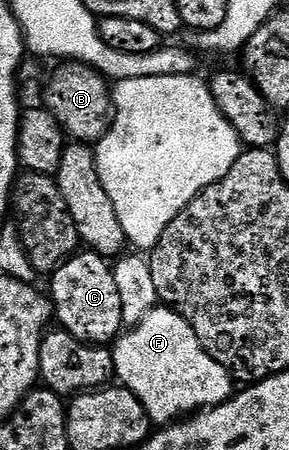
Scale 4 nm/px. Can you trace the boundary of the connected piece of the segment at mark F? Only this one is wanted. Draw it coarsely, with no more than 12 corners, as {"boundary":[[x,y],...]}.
{"boundary":[[157,307],[114,342],[156,426],[233,395],[193,327]]}

